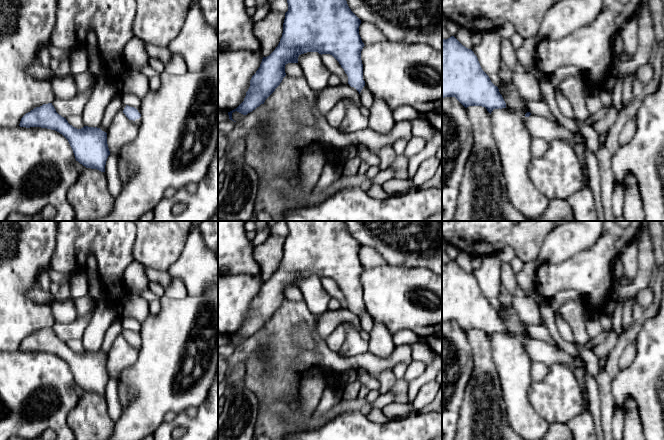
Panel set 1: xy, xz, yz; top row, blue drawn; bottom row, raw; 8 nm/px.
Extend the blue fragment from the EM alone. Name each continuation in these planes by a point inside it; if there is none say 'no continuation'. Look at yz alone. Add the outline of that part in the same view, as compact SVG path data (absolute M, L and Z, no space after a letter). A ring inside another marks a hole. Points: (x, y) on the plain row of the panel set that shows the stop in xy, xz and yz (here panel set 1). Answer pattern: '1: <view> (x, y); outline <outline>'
1: yz (539, 351); outline M533 338L525 341L525 347L533 361L543 363L548 368L555 364L564 364L574 371L572 357L562 349L555 348L542 340Z

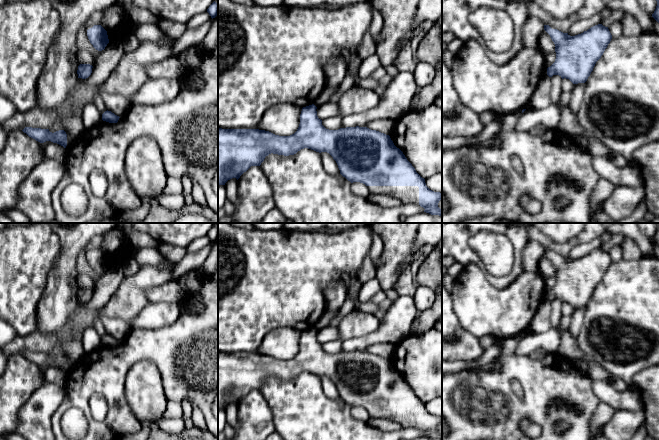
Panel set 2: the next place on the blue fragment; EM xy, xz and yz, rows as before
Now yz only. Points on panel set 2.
no continuation

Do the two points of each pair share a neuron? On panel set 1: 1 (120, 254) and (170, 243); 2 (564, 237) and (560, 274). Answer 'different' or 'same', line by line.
1: same
2: different

